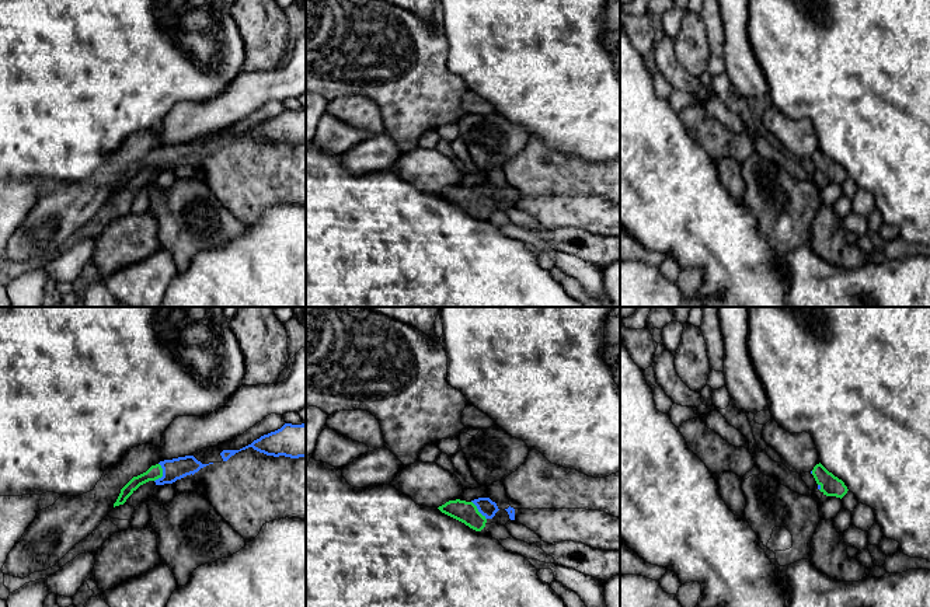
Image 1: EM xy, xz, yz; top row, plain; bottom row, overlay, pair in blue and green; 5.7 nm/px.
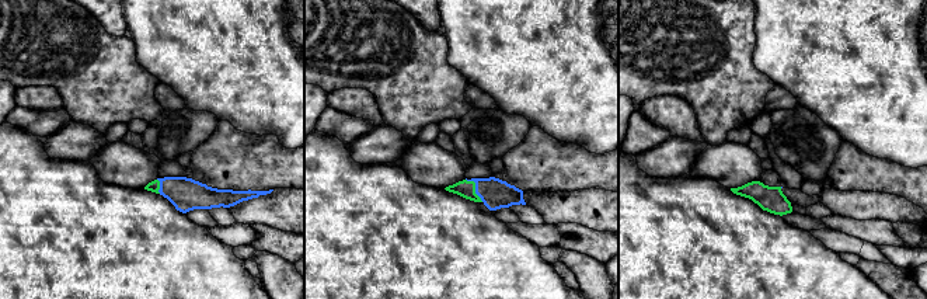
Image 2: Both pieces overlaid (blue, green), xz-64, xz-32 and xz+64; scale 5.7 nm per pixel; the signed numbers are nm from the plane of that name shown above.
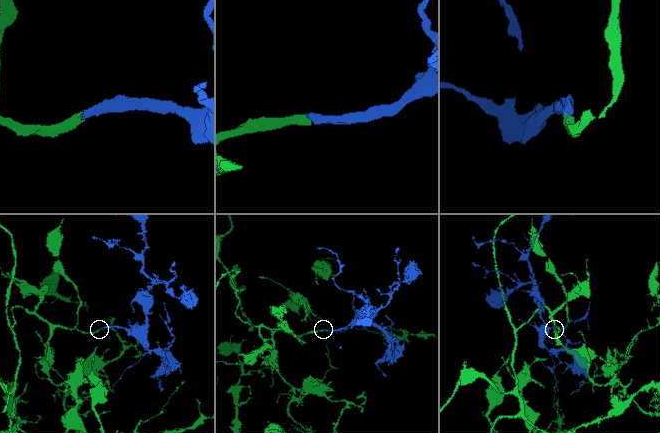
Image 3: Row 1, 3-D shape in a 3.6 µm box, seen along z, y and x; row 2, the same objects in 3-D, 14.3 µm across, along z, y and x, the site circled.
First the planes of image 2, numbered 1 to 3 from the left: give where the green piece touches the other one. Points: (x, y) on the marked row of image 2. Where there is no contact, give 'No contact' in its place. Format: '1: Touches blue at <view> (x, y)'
1: Touches blue at xz-64 (160, 185)
2: Touches blue at xz-32 (476, 188)
3: No contact

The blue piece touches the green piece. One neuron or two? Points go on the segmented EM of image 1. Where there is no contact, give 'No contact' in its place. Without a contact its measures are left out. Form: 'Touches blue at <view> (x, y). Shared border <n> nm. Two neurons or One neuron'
Touches blue at xy (163, 473). Shared border 110 nm. One neuron

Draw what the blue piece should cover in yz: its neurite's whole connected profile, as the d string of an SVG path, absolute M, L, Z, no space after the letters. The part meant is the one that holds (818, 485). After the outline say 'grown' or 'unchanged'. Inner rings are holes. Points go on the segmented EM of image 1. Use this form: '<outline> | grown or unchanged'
M821 463L814 467L812 475L818 484L818 489L826 496L842 499L849 491L844 482L829 472Z | grown

